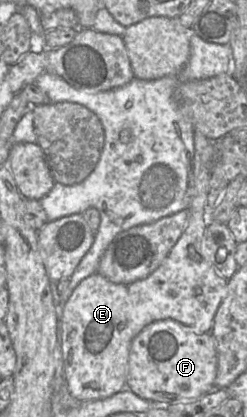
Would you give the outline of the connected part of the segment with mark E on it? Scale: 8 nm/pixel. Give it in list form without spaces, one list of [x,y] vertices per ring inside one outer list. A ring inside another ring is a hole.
[[[194,131],[193,196],[186,227],[165,260],[148,277],[130,284],[116,284],[98,272],[83,279],[64,305],[61,334],[64,377],[70,395],[78,401],[100,400],[113,396],[127,386],[129,350],[132,340],[152,322],[173,319],[197,334],[210,333],[215,314],[227,294],[228,280],[200,255],[205,228],[209,223],[207,194],[210,180],[209,162],[213,143]]]

